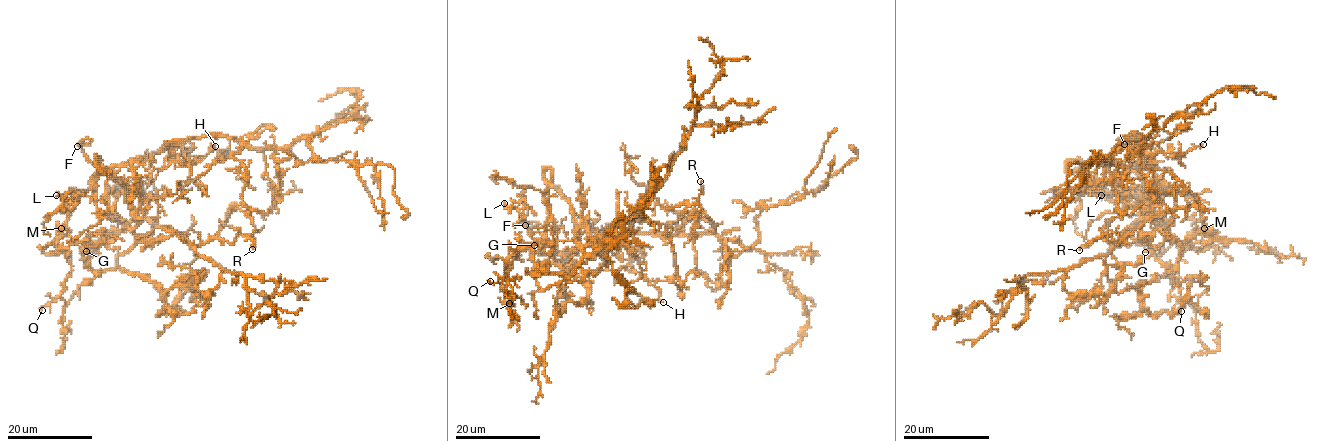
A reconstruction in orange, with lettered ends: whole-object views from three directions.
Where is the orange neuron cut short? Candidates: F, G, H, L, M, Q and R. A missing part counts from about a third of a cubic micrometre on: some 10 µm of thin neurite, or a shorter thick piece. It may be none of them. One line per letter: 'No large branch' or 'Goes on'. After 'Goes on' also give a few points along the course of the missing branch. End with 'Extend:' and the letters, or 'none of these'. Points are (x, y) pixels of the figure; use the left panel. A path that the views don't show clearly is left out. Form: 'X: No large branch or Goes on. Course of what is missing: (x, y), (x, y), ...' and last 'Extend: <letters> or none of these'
F: Goes on
G: No large branch
H: Goes on
L: No large branch
M: No large branch
Q: Goes on
R: No large branch
Extend: F, H, Q

